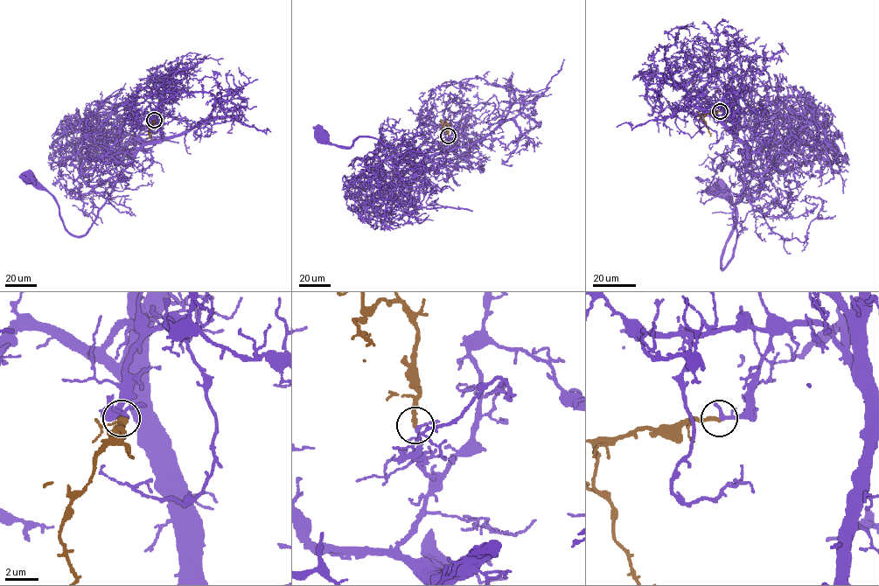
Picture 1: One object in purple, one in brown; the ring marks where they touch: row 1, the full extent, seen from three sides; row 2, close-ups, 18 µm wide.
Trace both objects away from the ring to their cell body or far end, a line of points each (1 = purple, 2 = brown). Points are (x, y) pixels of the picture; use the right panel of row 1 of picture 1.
1: (720, 111), (729, 99), (739, 108), (746, 156), (722, 268), (735, 211), (719, 187)
2: (720, 111), (703, 115), (710, 136)

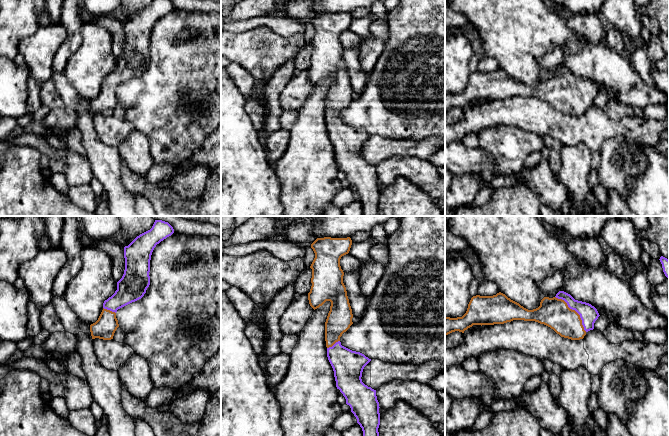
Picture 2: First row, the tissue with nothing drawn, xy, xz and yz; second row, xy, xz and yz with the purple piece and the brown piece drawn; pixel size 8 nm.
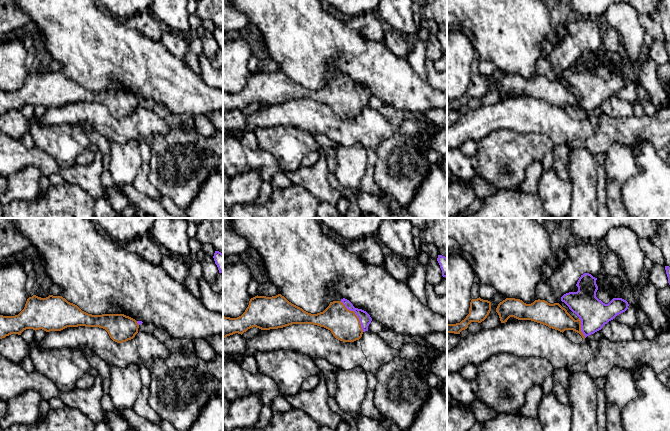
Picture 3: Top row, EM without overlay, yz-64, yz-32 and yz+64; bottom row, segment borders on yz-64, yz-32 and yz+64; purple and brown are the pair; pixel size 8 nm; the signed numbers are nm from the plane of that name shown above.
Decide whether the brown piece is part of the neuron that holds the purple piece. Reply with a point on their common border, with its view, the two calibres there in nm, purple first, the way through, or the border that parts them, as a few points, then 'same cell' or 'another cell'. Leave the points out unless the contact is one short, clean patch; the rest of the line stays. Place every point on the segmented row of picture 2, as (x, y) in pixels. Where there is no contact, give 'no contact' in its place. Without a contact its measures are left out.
meets purple in yz at (575, 310); 140 nm thick on the purple side, 240 nm on the other; runs through yz (588, 313), (575, 310), (553, 312); same cell

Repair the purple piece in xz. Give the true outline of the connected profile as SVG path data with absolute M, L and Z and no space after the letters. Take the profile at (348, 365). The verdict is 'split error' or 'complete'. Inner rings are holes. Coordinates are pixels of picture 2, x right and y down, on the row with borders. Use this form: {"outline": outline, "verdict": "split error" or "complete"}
{"outline": "M350 237L347 238L317 238L311 248L315 253L315 258L310 266L312 269L311 289L308 293L310 306L315 310L326 301L331 302L330 311L325 322L325 341L327 347L327 357L333 368L336 387L346 399L346 404L350 406L351 412L357 419L363 431L363 436L379 436L380 425L379 402L376 390L368 387L362 382L362 372L364 367L371 361L364 354L352 351L341 345L340 337L353 324L352 309L347 296L346 287L343 283L344 272L340 266L342 256L349 253L352 245Z", "verdict": "split error"}

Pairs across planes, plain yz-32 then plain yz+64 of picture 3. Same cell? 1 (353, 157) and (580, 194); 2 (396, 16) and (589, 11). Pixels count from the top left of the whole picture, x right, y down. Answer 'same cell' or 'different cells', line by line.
1: same cell
2: different cells

